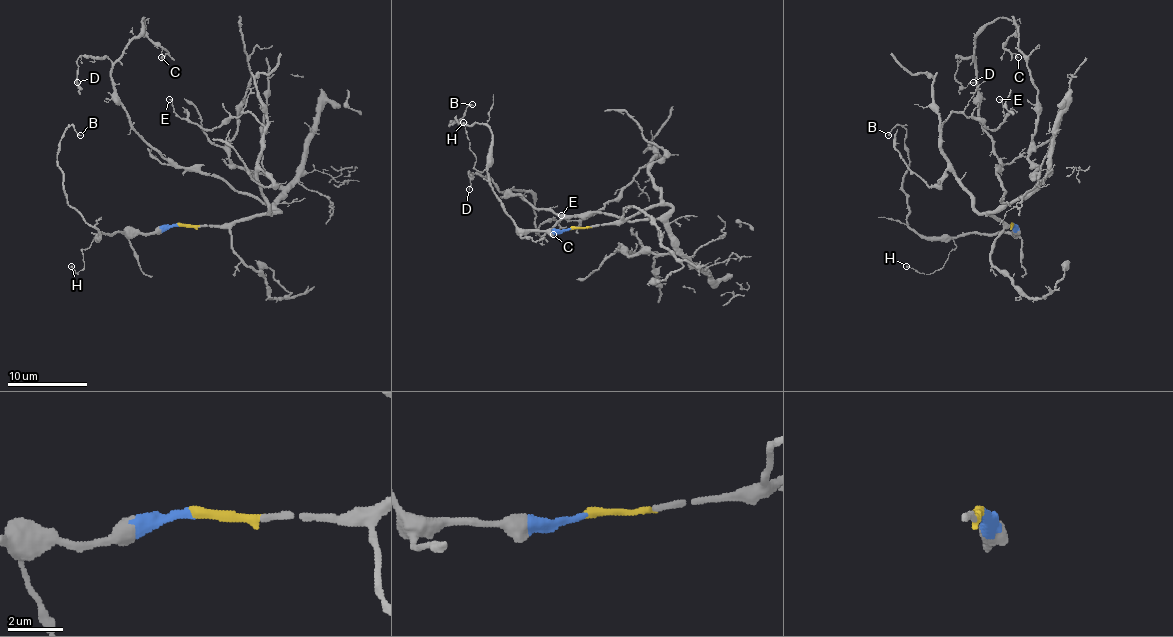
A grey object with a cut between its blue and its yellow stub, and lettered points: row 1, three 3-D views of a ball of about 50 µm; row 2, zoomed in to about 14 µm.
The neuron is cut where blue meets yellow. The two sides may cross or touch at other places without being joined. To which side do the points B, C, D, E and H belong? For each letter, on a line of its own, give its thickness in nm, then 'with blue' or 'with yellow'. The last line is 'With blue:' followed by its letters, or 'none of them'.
B: calibre 120 nm; with blue
C: calibre 140 nm; with yellow
D: calibre 100 nm; with yellow
E: calibre 100 nm; with yellow
H: calibre 130 nm; with blue
With blue: B, H

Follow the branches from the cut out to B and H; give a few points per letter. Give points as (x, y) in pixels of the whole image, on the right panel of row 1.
B: (1012, 225), (1014, 233), (918, 235), (908, 225), (902, 177), (910, 161), (906, 129), (896, 125), (888, 135)
H: (1012, 225), (1014, 233), (958, 235), (944, 265), (932, 273), (922, 273), (906, 265)

